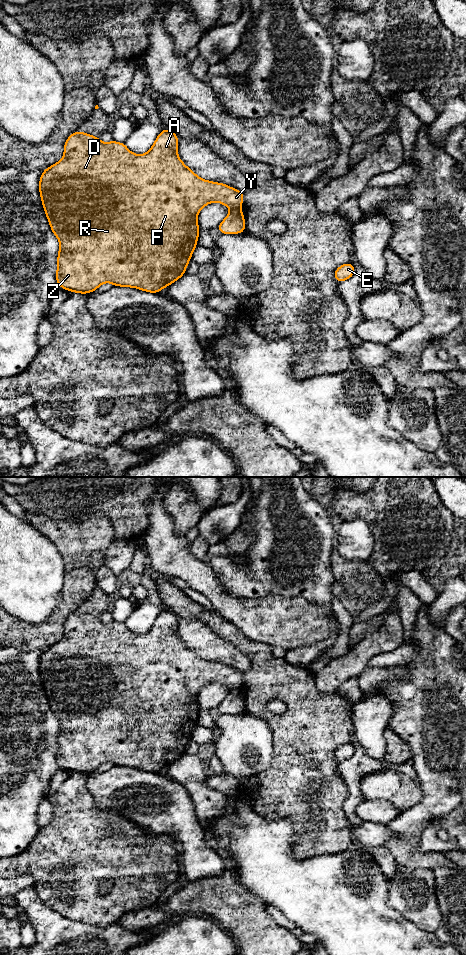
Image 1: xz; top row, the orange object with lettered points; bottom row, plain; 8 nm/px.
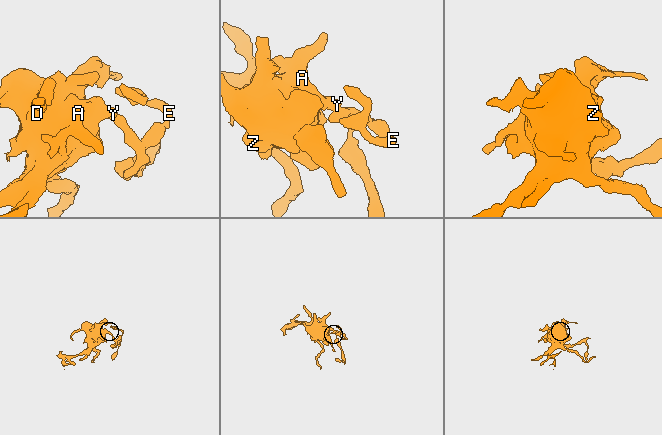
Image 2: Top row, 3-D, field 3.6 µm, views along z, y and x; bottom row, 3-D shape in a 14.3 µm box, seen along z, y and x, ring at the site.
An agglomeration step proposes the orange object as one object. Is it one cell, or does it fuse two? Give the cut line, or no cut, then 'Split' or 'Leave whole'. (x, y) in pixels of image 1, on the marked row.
Split along xz (239, 207), (232, 210). Split

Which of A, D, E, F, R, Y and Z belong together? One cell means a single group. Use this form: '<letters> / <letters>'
A D F R Y Z / E

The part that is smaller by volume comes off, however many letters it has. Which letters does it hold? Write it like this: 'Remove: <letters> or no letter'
Remove: E

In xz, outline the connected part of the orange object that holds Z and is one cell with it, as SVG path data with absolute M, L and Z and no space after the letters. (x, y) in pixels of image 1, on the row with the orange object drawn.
M163 129L156 138L151 149L143 155L137 155L129 151L125 143L119 143L114 140L109 143L103 143L98 137L93 137L90 134L80 131L75 131L68 137L64 144L63 158L45 169L41 174L39 182L39 191L43 208L51 230L60 242L56 281L61 288L69 290L70 292L86 294L96 291L101 284L109 282L112 283L113 286L134 287L142 291L159 293L162 288L168 287L185 274L191 255L197 246L196 242L200 232L197 223L199 211L205 205L212 202L219 202L232 210L241 207L244 200L244 194L241 191L231 188L226 184L206 181L198 177L180 160L177 153L178 139L179 138L174 132Z

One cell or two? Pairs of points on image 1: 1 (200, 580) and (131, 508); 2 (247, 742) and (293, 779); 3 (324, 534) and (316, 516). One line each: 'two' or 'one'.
1: two
2: two
3: one

